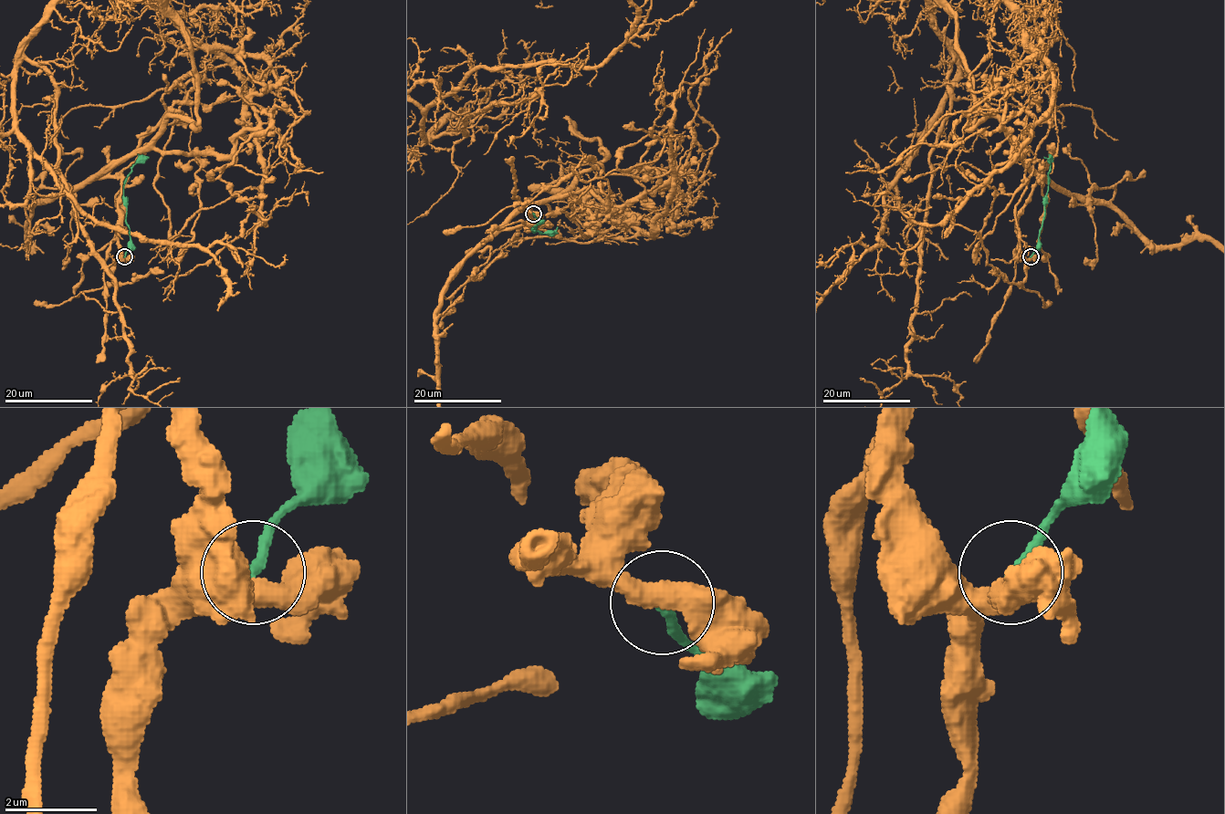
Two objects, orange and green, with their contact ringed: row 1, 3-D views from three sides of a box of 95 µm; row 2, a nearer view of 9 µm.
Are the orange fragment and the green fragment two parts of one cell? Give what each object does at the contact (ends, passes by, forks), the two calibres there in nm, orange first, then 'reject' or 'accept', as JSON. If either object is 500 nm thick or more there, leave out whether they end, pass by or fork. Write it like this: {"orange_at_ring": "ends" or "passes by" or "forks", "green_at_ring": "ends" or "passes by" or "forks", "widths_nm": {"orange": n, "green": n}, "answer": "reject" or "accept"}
{"orange_at_ring": "passes by", "green_at_ring": "ends", "widths_nm": {"orange": 440, "green": 200}, "answer": "reject"}

